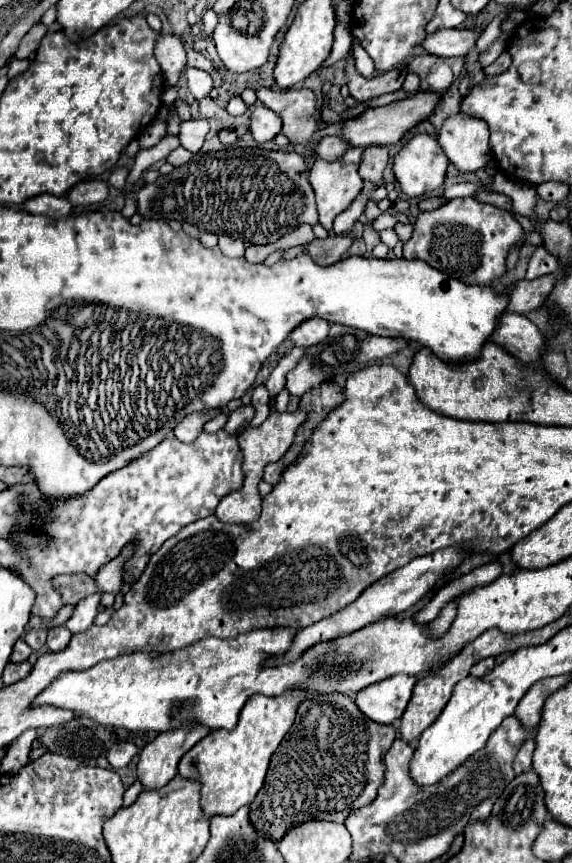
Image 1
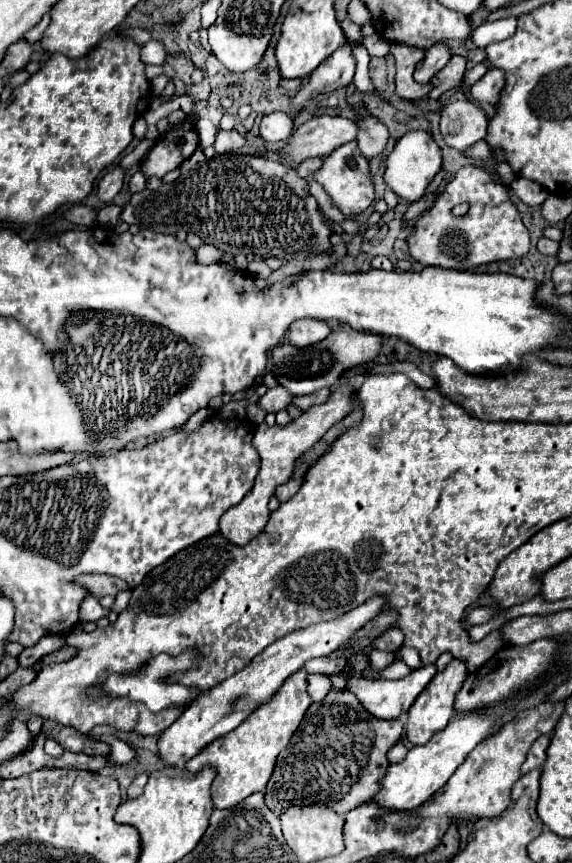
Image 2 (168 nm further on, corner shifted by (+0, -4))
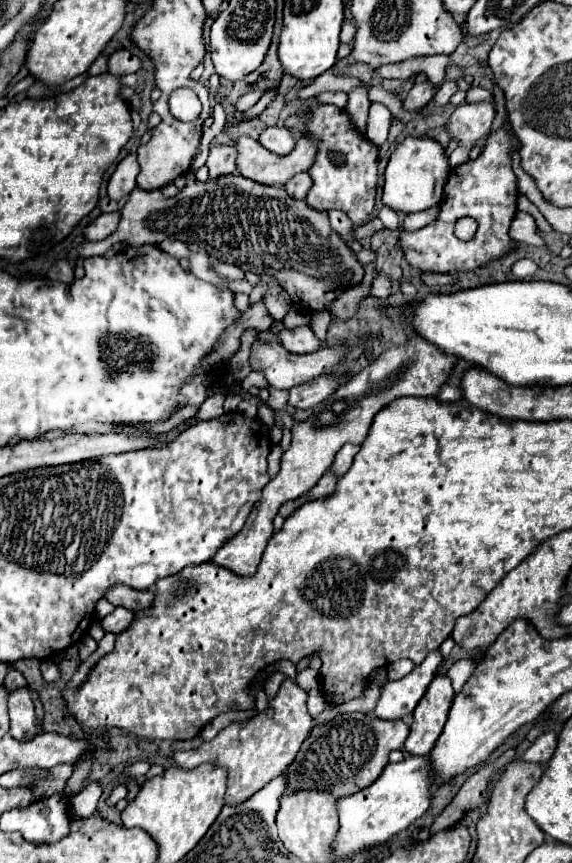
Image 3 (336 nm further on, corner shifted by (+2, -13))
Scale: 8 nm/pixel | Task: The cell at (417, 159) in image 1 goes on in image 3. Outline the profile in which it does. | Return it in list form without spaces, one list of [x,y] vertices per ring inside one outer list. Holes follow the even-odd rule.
[[[405,138],[389,158],[385,170],[383,204],[395,212],[411,214],[437,206],[443,196],[443,186],[449,176],[449,160],[445,158],[445,148],[433,138]]]

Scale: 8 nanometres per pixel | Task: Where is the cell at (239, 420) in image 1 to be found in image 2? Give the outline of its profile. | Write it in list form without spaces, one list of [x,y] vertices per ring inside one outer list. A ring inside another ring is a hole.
[[[281,387],[277,389],[269,389],[261,399],[259,399],[259,407],[267,413],[277,413],[281,409],[285,409],[291,403],[293,395],[289,395],[287,391],[283,391]]]

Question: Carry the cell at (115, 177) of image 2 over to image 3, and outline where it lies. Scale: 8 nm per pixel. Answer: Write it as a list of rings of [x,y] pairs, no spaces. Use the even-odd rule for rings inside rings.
[[[127,154],[119,166],[115,168],[115,172],[109,178],[107,184],[107,194],[113,200],[121,200],[123,196],[127,196],[135,186],[137,186],[137,174],[139,174],[139,162],[135,154]]]

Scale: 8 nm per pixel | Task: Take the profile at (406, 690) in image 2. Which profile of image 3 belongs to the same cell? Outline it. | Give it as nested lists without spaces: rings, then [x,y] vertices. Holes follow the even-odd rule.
[[[439,650],[429,654],[419,666],[415,666],[407,676],[387,682],[381,688],[381,696],[375,706],[375,716],[381,720],[399,720],[415,710],[423,698],[427,686],[431,684],[437,666],[443,662]]]

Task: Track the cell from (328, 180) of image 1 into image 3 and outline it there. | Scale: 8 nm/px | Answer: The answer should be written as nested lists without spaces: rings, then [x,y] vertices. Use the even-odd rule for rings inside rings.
[[[321,104],[311,110],[313,118],[305,128],[305,134],[317,138],[317,160],[309,168],[313,186],[305,202],[321,212],[343,210],[355,226],[367,222],[375,208],[375,190],[377,190],[377,154],[379,148],[355,128],[353,120],[343,108]]]

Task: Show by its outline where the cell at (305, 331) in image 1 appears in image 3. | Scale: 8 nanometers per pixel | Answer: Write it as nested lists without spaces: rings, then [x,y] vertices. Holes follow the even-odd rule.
[[[297,326],[297,328],[283,328],[279,332],[279,340],[285,346],[285,350],[293,354],[309,354],[321,348],[321,342],[313,334],[309,326]]]

